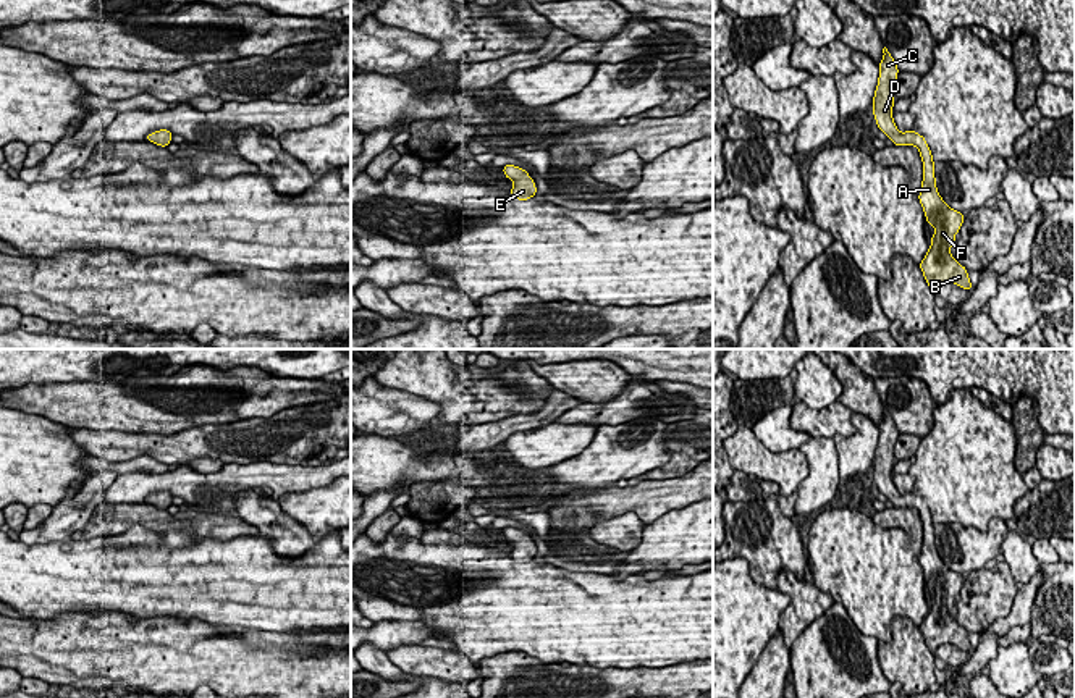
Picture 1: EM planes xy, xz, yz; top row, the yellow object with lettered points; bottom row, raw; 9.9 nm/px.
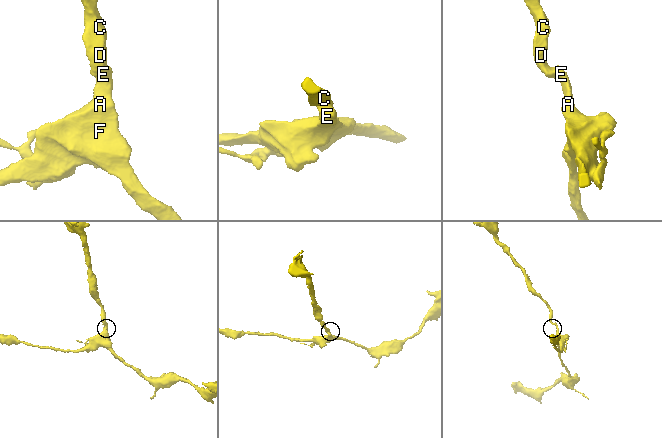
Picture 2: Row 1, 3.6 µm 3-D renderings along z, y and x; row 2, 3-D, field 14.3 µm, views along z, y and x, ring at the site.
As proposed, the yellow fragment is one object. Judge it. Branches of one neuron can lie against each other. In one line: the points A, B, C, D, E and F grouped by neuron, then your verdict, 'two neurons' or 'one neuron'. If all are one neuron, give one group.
groups A B C D E F; one neuron

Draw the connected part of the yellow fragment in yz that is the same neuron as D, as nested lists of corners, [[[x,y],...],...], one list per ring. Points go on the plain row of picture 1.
[[[886,409],[883,410],[883,415],[884,418],[879,423],[879,439],[873,459],[875,483],[879,493],[883,493],[894,507],[907,506],[918,511],[923,524],[923,543],[918,562],[923,569],[928,587],[934,588],[931,608],[925,620],[920,624],[920,632],[933,654],[936,654],[936,650],[944,643],[951,643],[962,651],[972,653],[973,648],[967,630],[951,617],[951,609],[955,604],[955,596],[965,578],[951,570],[939,557],[934,540],[934,524],[926,501],[913,491],[905,494],[897,491],[892,480],[892,469],[896,462],[894,444],[899,430]]]

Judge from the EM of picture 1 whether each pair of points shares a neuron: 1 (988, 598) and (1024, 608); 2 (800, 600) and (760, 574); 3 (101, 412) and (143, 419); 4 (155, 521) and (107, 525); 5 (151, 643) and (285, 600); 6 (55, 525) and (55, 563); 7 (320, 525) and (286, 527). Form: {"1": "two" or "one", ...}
{"1": "two", "2": "two", "3": "one", "4": "one", "5": "two", "6": "two", "7": "two"}

